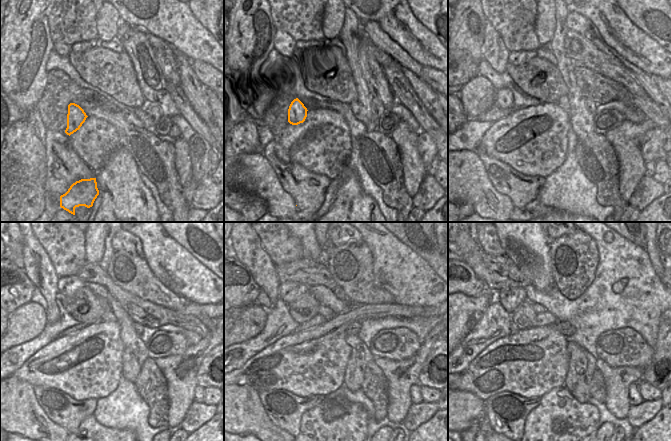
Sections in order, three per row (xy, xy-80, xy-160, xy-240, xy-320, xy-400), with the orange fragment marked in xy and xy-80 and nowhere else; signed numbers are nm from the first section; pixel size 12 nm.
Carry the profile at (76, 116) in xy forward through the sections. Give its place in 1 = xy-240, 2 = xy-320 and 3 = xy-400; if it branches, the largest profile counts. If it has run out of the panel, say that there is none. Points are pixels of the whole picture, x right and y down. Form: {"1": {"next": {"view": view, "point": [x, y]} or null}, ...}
{"1": {"next": {"view": "xy-240", "point": [38, 267]}}, "2": {"next": {"view": "xy-320", "point": [246, 243]}}, "3": {"next": {"view": "xy-400", "point": [472, 253]}}}

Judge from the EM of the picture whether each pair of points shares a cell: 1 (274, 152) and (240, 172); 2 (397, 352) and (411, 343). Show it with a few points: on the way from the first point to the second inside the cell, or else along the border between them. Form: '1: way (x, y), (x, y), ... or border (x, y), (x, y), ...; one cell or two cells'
1: border (261, 152), (277, 177); two cells
2: way (400, 350), (408, 344); one cell

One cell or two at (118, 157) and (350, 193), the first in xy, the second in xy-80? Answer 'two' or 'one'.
one

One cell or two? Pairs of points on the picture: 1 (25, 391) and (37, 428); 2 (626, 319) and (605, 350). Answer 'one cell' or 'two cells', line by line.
1: one cell
2: two cells

